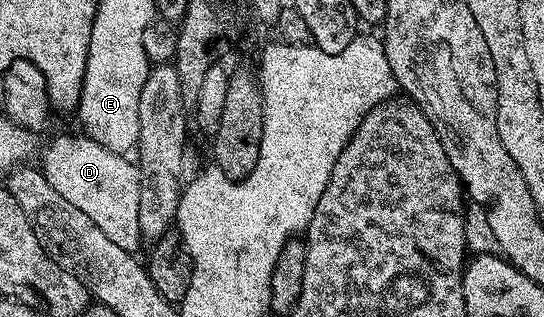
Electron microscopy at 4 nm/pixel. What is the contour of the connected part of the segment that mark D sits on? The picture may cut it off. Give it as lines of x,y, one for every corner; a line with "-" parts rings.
84,134
57,137
45,152
41,169
49,184
69,204
76,205
89,216
113,244
134,253
142,236
139,226
140,176
138,165
126,155
111,149

